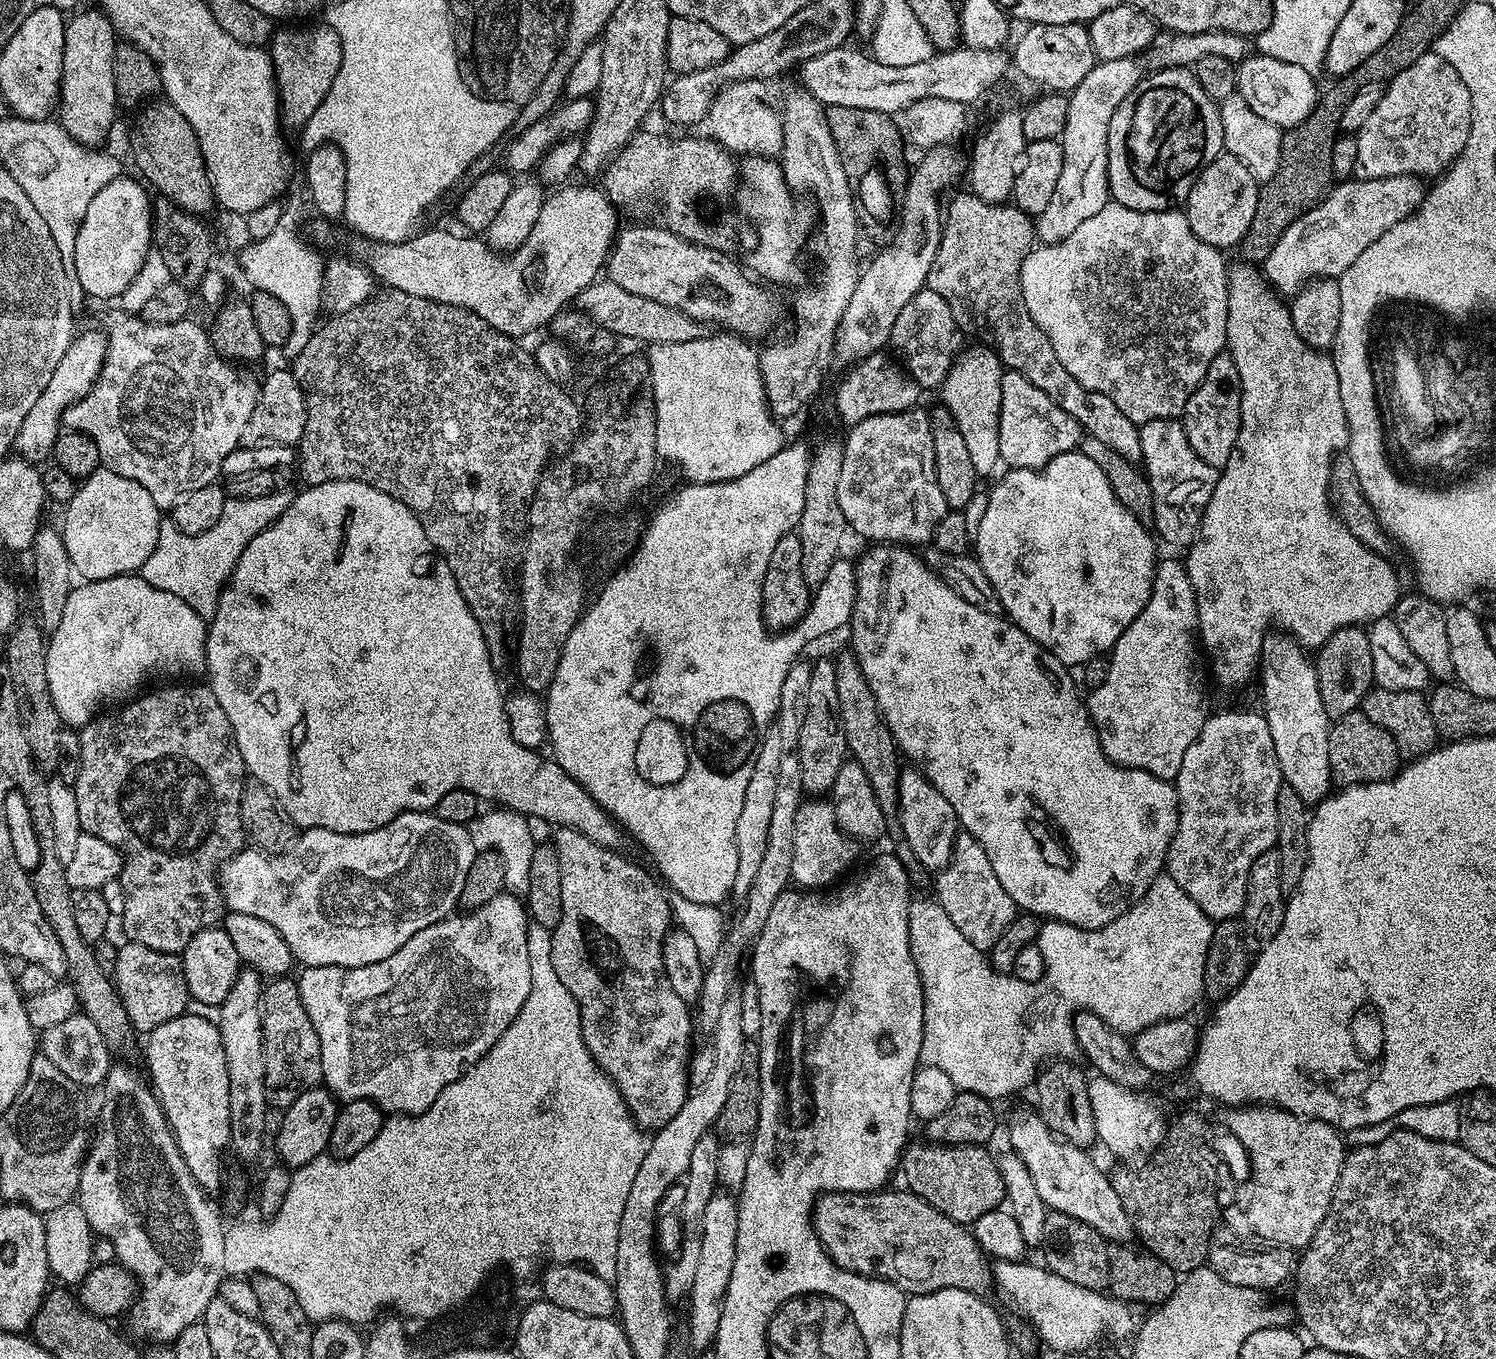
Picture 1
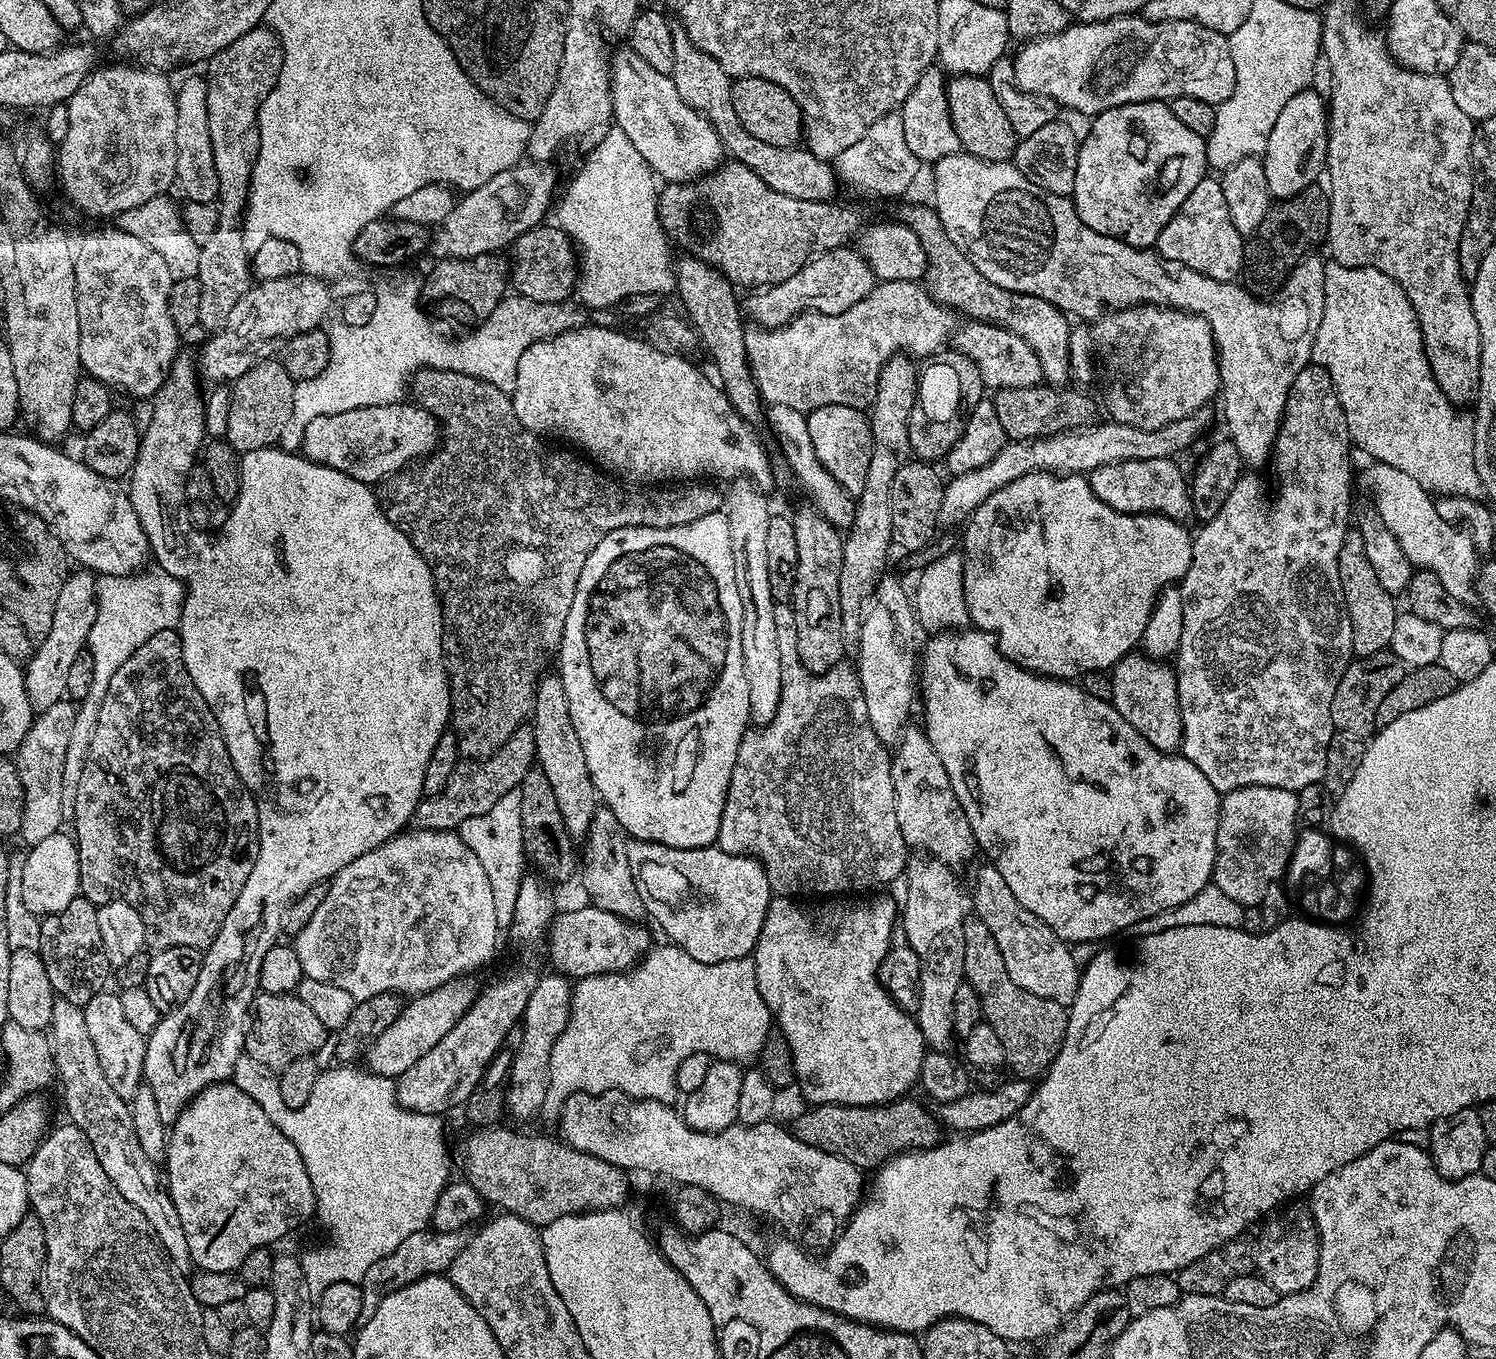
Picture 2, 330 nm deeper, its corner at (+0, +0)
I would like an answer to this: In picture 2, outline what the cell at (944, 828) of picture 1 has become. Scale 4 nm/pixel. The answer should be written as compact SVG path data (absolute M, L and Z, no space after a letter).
M881 575L876 581L874 599L867 605L861 619L860 644L854 649L854 667L860 673L870 726L874 726L874 734L878 734L885 746L892 746L909 727L912 699L918 696L918 621L909 593L907 596L903 586L888 575Z

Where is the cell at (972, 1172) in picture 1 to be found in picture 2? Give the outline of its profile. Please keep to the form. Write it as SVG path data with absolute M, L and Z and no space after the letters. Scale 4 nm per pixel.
M901 1098L891 1104L874 1106L846 1106L845 1104L817 1104L805 1107L805 1112L790 1124L792 1135L806 1146L826 1150L835 1156L846 1158L861 1170L875 1170L902 1152L914 1152L932 1148L941 1143L942 1125L913 1098Z

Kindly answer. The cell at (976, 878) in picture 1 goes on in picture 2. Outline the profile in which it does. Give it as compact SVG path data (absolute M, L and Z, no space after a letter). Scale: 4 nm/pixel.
M923 727L905 728L891 757L894 802L898 810L898 830L902 830L902 838L908 843L909 849L921 848L924 851L921 853L927 854L931 859L941 860L953 870L959 869L959 864L964 864L972 855L977 855L976 839L970 830L970 822L966 822L966 814L958 802L958 794L954 794L954 786L950 786L950 774L946 774L946 766L942 766L942 758L938 758L934 746L930 746Z

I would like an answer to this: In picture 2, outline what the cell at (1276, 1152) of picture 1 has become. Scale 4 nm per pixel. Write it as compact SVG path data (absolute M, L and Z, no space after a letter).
M1284 1206L1271 1213L1259 1225L1260 1237L1254 1240L1256 1272L1266 1278L1266 1282L1270 1282L1280 1296L1305 1292L1314 1282L1320 1265L1320 1235L1312 1213L1307 1207L1292 1207L1296 1206Z

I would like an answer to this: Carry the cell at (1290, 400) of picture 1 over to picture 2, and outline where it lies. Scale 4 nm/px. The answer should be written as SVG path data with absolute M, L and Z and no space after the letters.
M1372 462L1364 472L1364 488L1376 502L1374 511L1398 538L1398 546L1417 569L1432 572L1449 594L1469 606L1477 603L1478 551L1467 531L1438 515L1436 500L1410 474L1389 464Z

